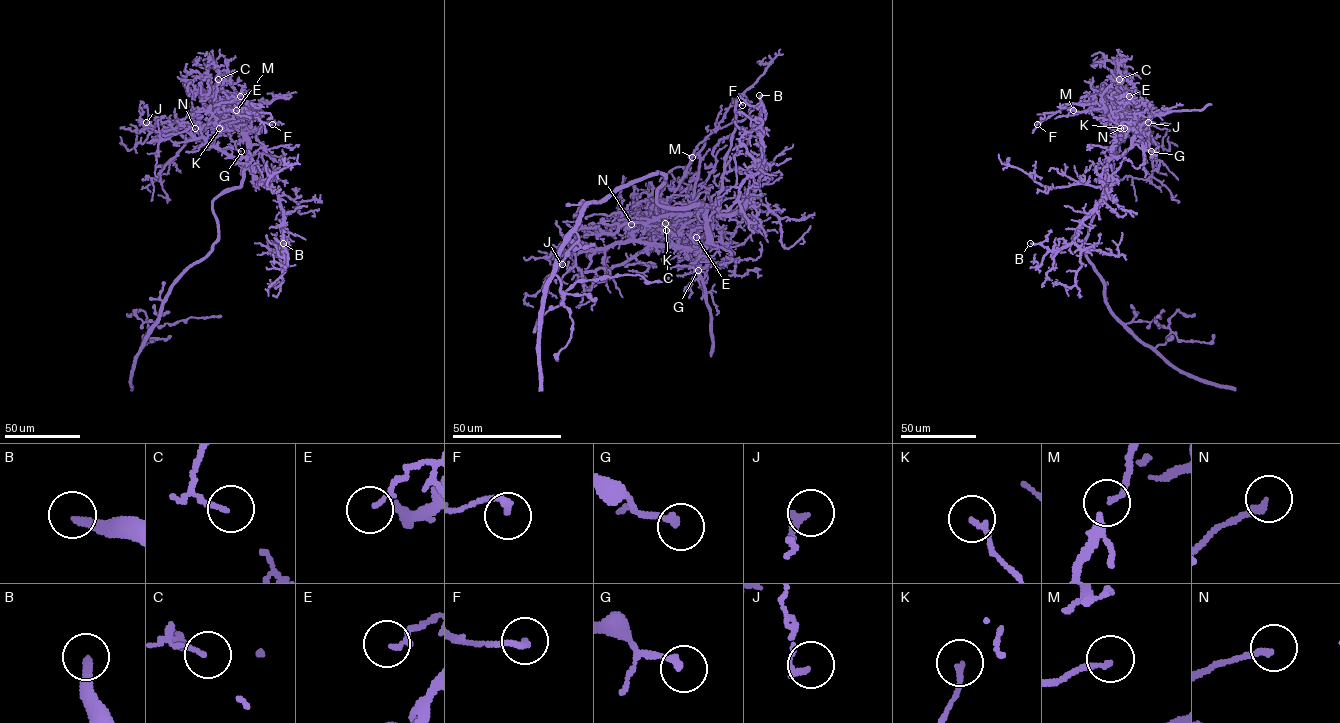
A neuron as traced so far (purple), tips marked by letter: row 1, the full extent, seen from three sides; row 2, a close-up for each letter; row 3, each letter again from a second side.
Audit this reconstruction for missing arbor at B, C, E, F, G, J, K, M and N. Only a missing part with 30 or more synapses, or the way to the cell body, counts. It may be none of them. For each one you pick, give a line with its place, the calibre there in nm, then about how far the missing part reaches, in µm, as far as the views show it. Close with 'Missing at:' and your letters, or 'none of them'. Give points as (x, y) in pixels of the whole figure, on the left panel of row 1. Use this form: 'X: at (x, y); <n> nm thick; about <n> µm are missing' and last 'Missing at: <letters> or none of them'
B: at (283, 243); 300 nm thick; about 20 µm are missing
Missing at: B

